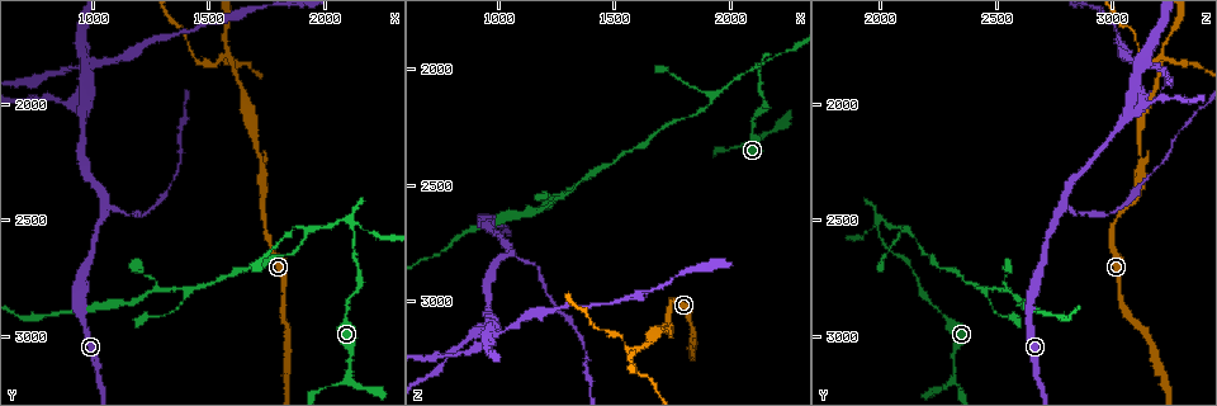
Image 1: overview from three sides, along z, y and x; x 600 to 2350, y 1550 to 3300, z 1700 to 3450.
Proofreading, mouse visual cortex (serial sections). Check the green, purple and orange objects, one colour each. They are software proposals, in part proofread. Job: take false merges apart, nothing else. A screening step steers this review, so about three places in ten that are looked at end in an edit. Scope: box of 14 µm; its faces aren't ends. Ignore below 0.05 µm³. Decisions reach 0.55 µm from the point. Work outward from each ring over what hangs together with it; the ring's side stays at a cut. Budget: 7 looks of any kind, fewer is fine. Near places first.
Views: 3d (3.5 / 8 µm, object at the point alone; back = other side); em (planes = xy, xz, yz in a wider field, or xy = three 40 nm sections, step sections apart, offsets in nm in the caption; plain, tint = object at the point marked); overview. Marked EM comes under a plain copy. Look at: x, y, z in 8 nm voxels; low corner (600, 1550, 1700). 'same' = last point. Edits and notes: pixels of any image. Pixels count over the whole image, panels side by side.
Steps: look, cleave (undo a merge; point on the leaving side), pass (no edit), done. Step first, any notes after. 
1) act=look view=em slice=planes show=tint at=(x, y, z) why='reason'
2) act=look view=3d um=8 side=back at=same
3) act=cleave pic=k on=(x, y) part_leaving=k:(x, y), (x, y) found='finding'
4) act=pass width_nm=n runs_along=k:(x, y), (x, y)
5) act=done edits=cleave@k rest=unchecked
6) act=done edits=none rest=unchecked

act=look view=3d um=3.5 at=(1720, 2220, 3110) why='a narrow waist'

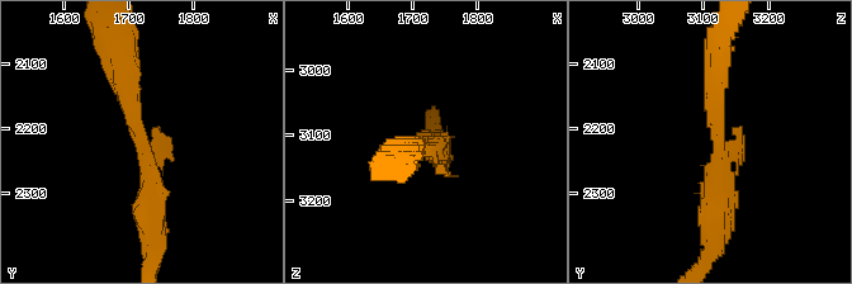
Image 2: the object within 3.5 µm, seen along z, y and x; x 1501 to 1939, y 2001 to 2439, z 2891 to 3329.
act=pass runs_along=2:(152, 227), (148, 156), (118, 58) found='continuous, no second cell'

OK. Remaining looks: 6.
act=look view=3d um=8 at=(1580, 1790, 3200) why='abrupt turn'

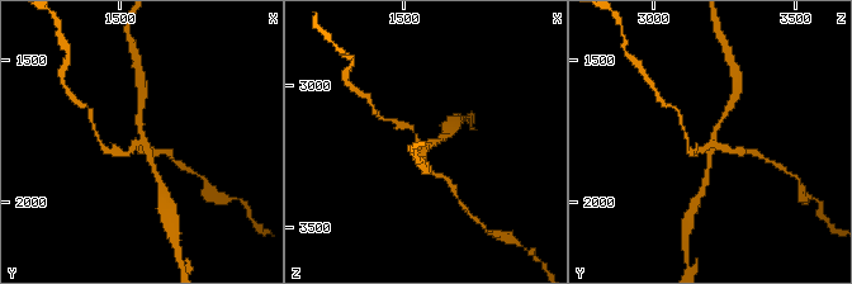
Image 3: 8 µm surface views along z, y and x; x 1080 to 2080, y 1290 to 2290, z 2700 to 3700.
act=look view=em slice=xy step=3 show=tint at=(1580, 1790, 3200)

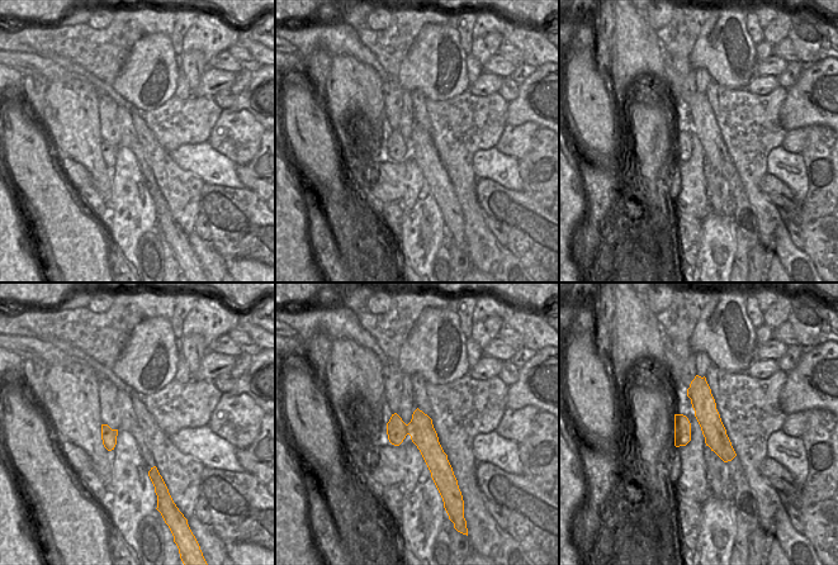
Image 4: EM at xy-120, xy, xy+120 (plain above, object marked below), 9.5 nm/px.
act=cleave pic=3 on=(739, 150) arm_widths_nm=150,200,200,200 part_leaving=3:(138, 142), (127, 155), (103, 146) found='two cells meet here'

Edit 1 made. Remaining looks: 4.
act=look view=overview

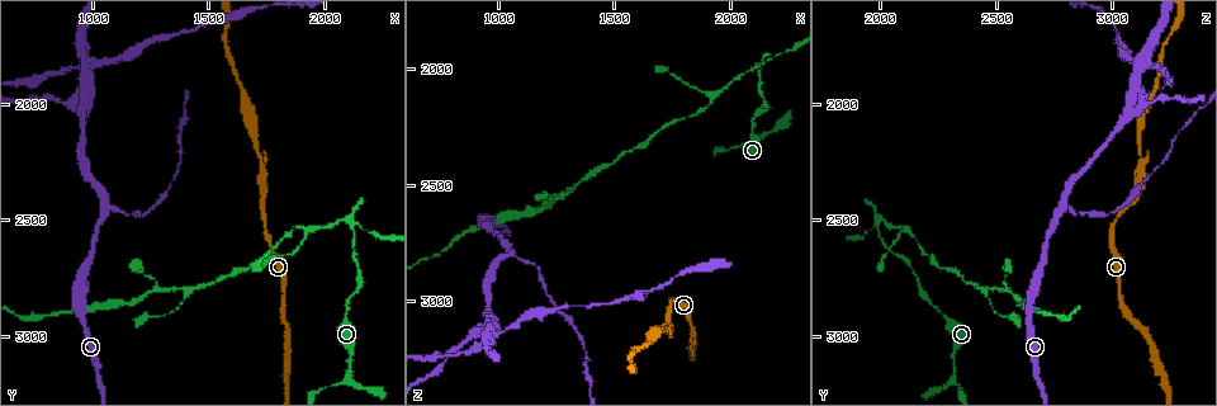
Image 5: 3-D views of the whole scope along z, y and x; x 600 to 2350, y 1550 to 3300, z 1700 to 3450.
act=look view=3d um=8 at=(1060, 2440, 2790) why='branch point'

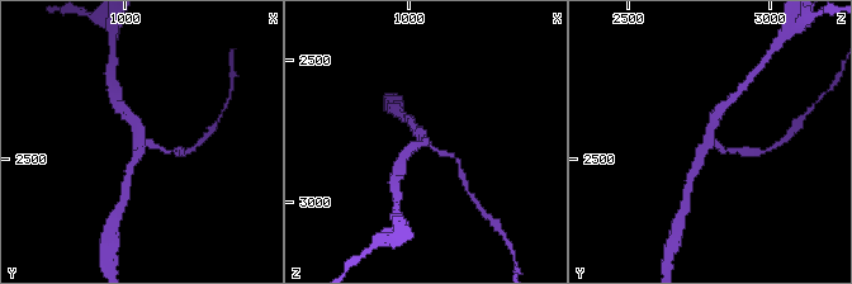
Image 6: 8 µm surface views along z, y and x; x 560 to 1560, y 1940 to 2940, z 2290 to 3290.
act=look view=em slice=planes show=tint at=(1050, 2440, 2790) arms=3 arm_widths_nm=150,250,250 why='shape alone is not enough'

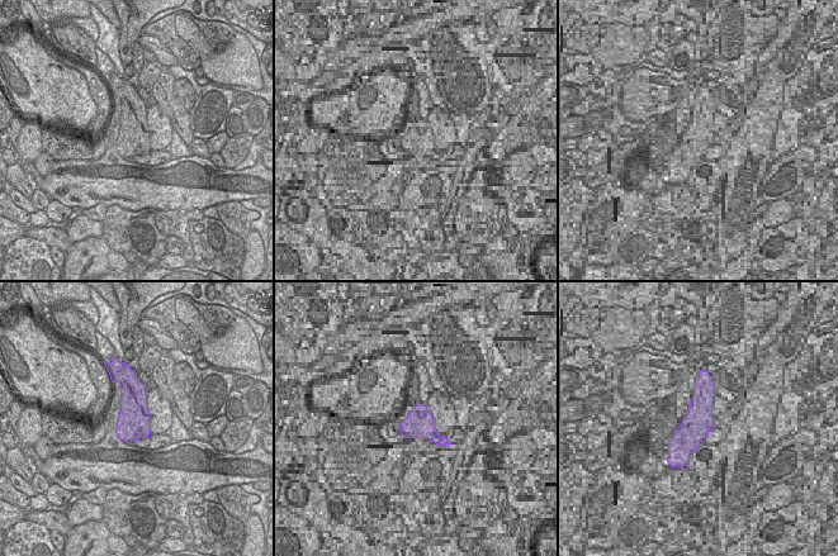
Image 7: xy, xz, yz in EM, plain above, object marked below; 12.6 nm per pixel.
act=pass runs_along=6:(694, 173), (710, 142), (719, 109) found='one cell here'

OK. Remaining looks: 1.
act=done edits=cleave@3 rest=unchecked

